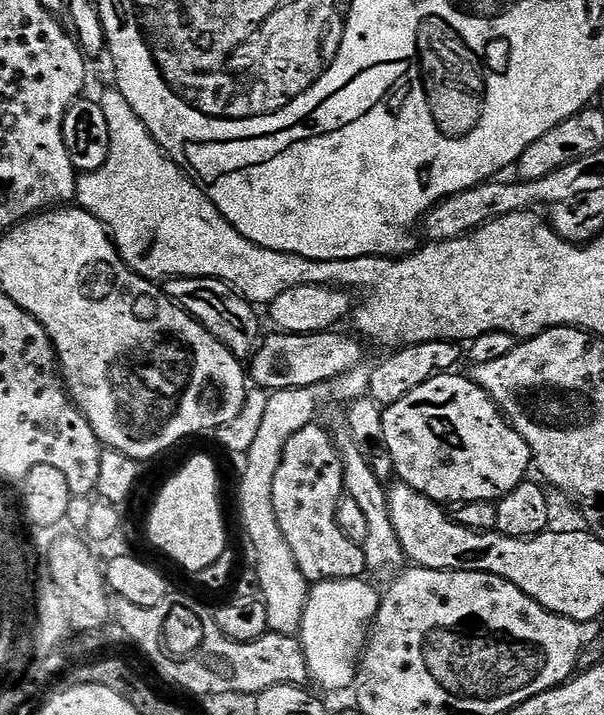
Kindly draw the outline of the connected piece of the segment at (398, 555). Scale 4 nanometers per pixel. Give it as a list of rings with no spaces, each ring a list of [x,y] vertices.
[[[340,426],[340,429],[335,429],[334,439],[336,448],[340,452],[340,461],[344,467],[344,487],[347,495],[354,502],[358,502],[358,506],[362,509],[362,514],[366,514],[366,532],[368,537],[362,546],[365,565],[369,569],[403,569],[406,564],[406,557],[402,546],[398,542],[398,534],[394,532],[394,522],[390,522],[388,488],[385,481],[379,480],[374,474],[374,470],[370,470],[366,458],[362,458],[362,450],[358,450],[358,446],[354,446],[354,438],[348,433],[347,427]]]

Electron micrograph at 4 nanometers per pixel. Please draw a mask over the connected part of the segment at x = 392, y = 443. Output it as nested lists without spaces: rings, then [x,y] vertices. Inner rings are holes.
[[[445,374],[422,382],[418,390],[410,390],[394,406],[383,409],[386,446],[394,458],[396,476],[441,506],[459,506],[470,502],[499,502],[510,490],[523,484],[533,467],[530,446],[508,423],[503,412],[467,375]]]

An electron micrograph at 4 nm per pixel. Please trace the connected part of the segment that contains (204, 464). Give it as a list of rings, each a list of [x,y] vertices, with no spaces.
[[[190,457],[184,469],[165,482],[148,516],[148,536],[154,547],[161,548],[189,574],[206,570],[229,547],[224,512],[220,509],[220,476],[210,457]]]

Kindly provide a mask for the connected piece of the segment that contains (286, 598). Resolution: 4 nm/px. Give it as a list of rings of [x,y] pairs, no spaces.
[[[315,384],[309,388],[291,388],[281,392],[272,392],[266,402],[266,414],[263,415],[262,426],[255,435],[240,472],[240,520],[244,523],[244,532],[256,551],[256,580],[260,583],[259,595],[266,606],[268,630],[287,636],[296,636],[302,626],[302,618],[306,610],[310,581],[298,570],[298,562],[294,562],[294,554],[278,526],[278,518],[272,501],[274,490],[274,474],[278,474],[278,466],[282,462],[282,450],[286,450],[286,442],[298,430],[317,419],[316,411],[320,403],[330,391],[327,384]]]

